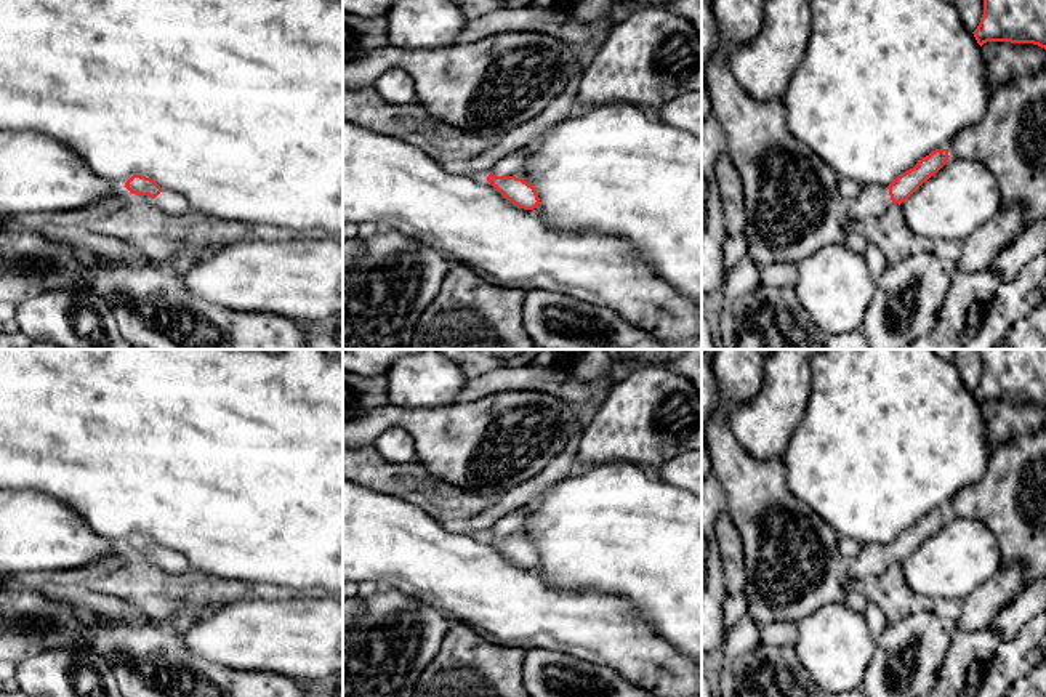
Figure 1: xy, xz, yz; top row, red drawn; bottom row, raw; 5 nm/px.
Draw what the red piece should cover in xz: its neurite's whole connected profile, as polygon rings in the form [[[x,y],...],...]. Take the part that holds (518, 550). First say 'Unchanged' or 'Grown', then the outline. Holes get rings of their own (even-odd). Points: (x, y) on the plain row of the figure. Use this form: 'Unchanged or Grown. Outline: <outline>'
Grown. Outline: [[[543,495],[506,516],[503,516],[487,535],[487,540],[511,562],[524,569],[538,566],[540,558],[532,543],[522,537],[527,534],[527,518],[543,502]]]

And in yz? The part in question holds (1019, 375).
Unchanged. Outline: [[[979,349],[984,373],[972,391],[982,405],[987,401],[1033,402],[1046,409],[1046,349]]]

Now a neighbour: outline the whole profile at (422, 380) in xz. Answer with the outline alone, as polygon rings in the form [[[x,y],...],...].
[[[423,349],[397,357],[386,378],[389,404],[432,409],[457,402],[468,377],[450,357],[436,349]]]

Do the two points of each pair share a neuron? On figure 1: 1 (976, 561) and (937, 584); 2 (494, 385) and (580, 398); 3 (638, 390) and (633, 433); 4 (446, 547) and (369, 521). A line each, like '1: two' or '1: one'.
1: one
2: one
3: one
4: one

